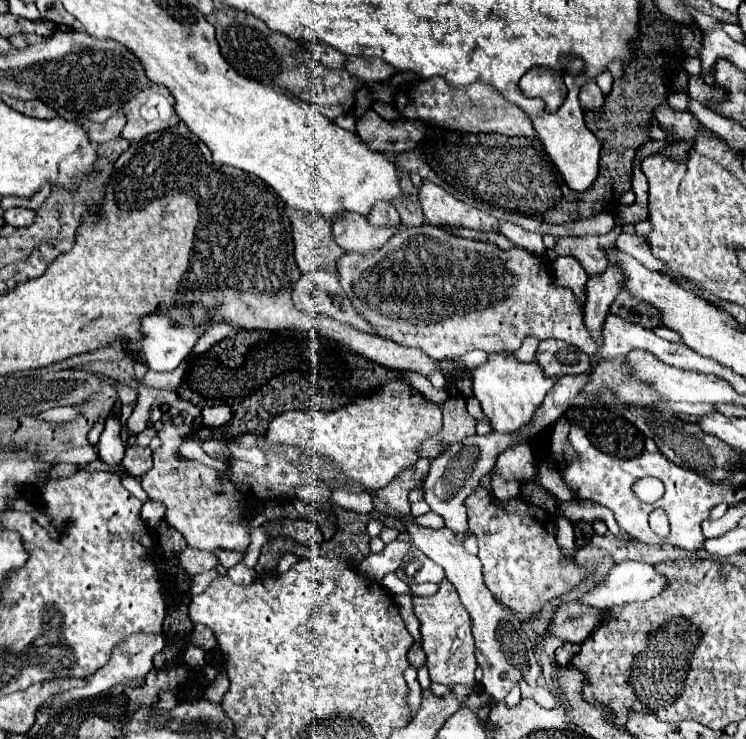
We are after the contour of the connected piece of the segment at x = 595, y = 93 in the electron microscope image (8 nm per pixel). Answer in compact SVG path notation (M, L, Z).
M594 80L582 86L582 90L580 90L580 104L586 110L600 110L602 108L604 94L602 94L602 90L598 88L598 84Z

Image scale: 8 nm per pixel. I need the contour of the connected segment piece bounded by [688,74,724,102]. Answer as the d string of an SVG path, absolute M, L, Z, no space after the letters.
M696 74L696 76L688 78L688 96L698 100L698 102L706 102L706 98L708 98L708 102L710 102L710 100L722 100L724 92L722 90L714 90L712 86L704 84L702 78Z

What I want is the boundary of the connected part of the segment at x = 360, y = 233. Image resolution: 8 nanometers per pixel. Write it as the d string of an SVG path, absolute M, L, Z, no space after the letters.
M340 214L334 224L334 240L346 252L368 252L382 248L398 226L374 228L362 214Z

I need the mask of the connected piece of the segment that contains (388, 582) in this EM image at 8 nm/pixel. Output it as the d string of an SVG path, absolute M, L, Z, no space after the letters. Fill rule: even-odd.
M388 574L382 578L382 584L392 592L392 594L404 594L404 592L410 592L408 590L408 584L404 584L400 578L396 578L394 574Z

